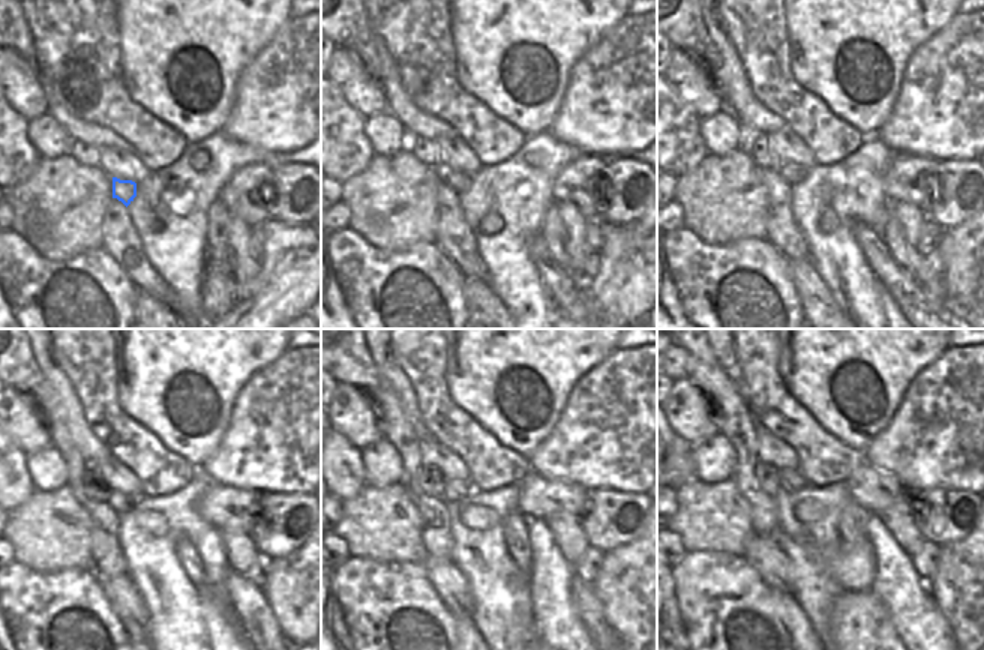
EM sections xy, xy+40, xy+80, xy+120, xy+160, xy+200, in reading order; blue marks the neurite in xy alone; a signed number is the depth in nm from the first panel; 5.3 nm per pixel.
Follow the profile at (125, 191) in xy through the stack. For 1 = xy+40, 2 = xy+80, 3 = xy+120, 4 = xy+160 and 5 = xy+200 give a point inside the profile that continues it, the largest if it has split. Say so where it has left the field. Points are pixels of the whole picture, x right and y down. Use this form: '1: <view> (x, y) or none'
1: xy+40 (458, 180)
2: xy+80 (792, 173)
3: xy+120 (120, 503)
4: xy+160 (455, 490)
5: xy+200 (791, 479)

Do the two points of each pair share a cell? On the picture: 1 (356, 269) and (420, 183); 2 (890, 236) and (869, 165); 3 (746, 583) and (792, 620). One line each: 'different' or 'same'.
1: different
2: different
3: different

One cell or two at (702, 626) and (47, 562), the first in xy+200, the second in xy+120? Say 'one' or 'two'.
two

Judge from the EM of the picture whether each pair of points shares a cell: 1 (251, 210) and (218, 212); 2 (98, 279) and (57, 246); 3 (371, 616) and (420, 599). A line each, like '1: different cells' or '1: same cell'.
1: different cells
2: different cells
3: same cell

